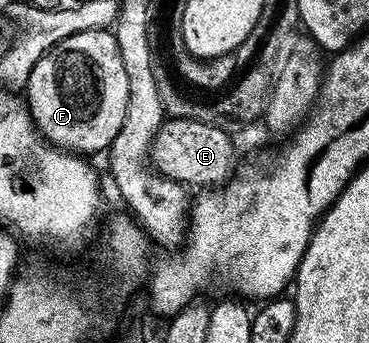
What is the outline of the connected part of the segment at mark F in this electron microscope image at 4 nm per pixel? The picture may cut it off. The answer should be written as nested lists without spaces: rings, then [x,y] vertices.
[[[104,29],[60,40],[32,68],[24,93],[30,119],[47,142],[82,156],[105,151],[120,132],[128,108],[128,72],[124,72],[117,37]]]

